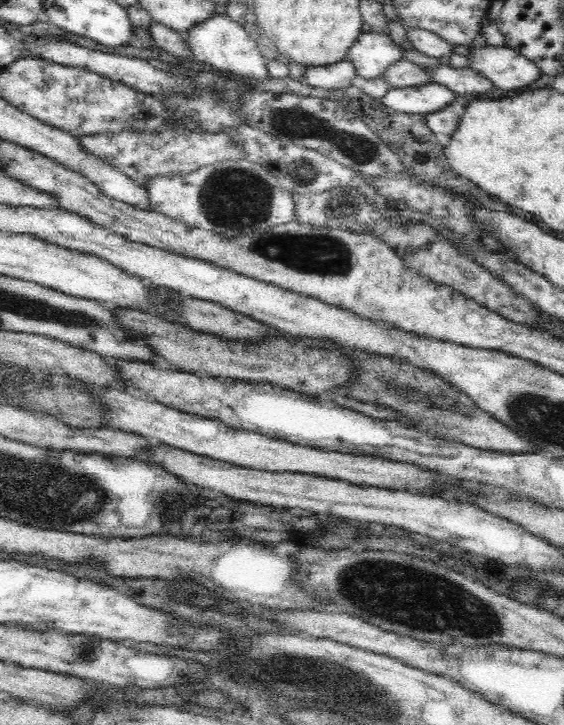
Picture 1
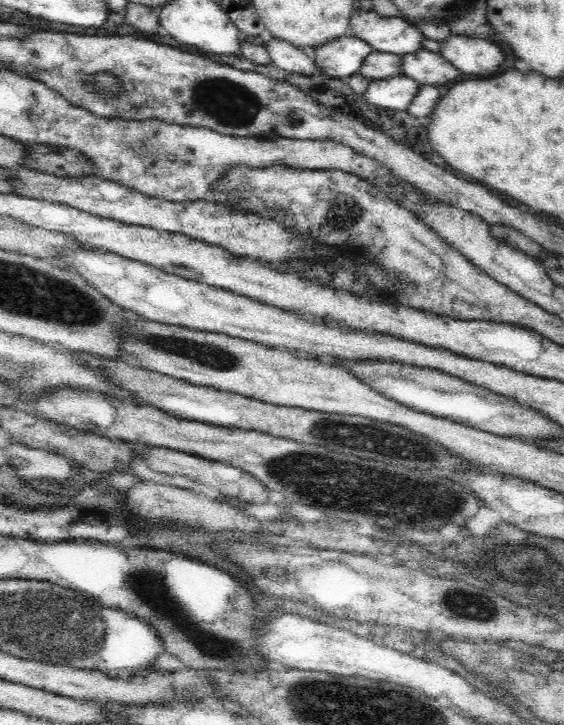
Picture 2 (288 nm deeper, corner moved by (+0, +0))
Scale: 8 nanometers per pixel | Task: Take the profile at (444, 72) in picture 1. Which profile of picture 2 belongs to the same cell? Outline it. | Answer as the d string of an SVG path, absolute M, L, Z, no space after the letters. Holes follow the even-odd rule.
M418 50L414 54L402 56L404 76L416 80L420 86L452 86L452 80L460 76L460 70L452 66L448 60L440 58L440 54Z

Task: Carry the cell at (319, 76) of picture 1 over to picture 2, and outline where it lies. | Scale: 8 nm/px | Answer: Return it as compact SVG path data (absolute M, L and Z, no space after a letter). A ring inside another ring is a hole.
M272 38L264 48L270 54L270 62L284 72L302 74L302 76L312 76L318 72L318 66L308 50L294 48L292 44L280 38Z

